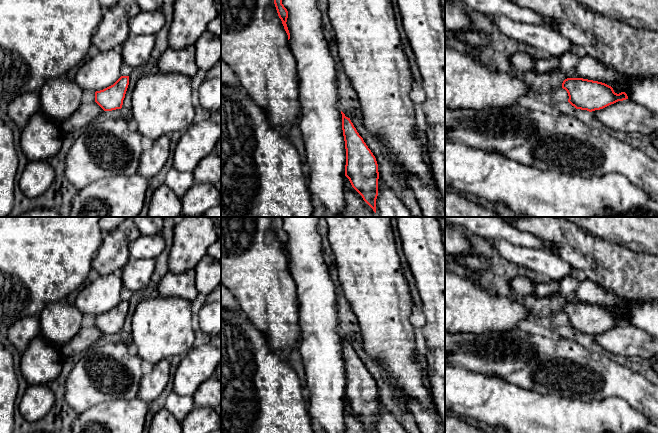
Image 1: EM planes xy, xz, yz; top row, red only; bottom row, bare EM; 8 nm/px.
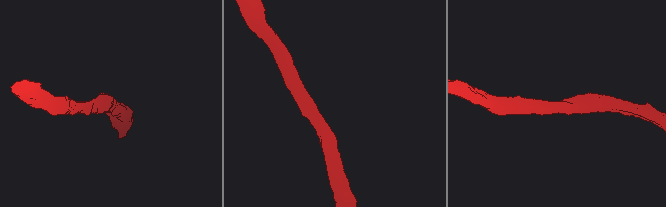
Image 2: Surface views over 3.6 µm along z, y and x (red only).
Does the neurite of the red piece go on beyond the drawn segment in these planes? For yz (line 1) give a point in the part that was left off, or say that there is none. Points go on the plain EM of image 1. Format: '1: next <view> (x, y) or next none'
1: next none

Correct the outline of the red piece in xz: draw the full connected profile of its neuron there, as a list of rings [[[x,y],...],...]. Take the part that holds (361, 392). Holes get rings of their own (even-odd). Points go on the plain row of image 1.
[[[342,338],[342,354],[346,373],[345,400],[363,424],[376,433],[378,420],[378,388],[375,380],[359,359],[350,342]]]

